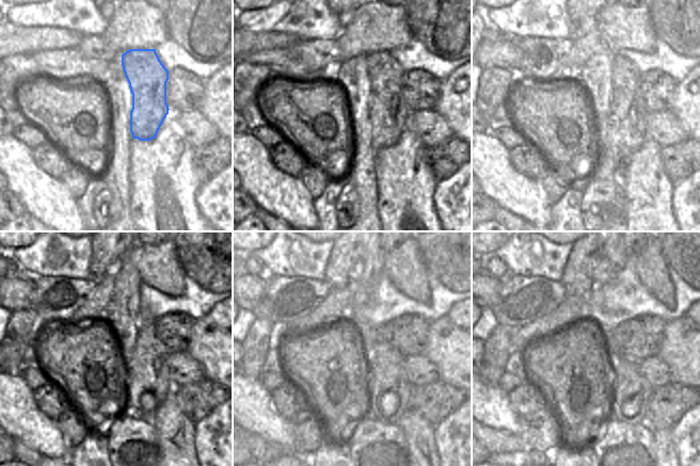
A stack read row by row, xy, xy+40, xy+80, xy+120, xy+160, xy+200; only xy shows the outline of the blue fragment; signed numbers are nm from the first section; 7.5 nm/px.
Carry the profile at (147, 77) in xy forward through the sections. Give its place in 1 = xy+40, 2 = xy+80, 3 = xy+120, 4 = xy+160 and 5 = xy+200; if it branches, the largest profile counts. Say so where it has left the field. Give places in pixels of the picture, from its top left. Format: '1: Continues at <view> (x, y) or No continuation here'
1: Continues at xy+40 (388, 113)
2: Continues at xy+80 (627, 119)
3: Continues at xy+120 (147, 368)
4: Continues at xy+160 (386, 374)
5: Continues at xy+200 (629, 383)

